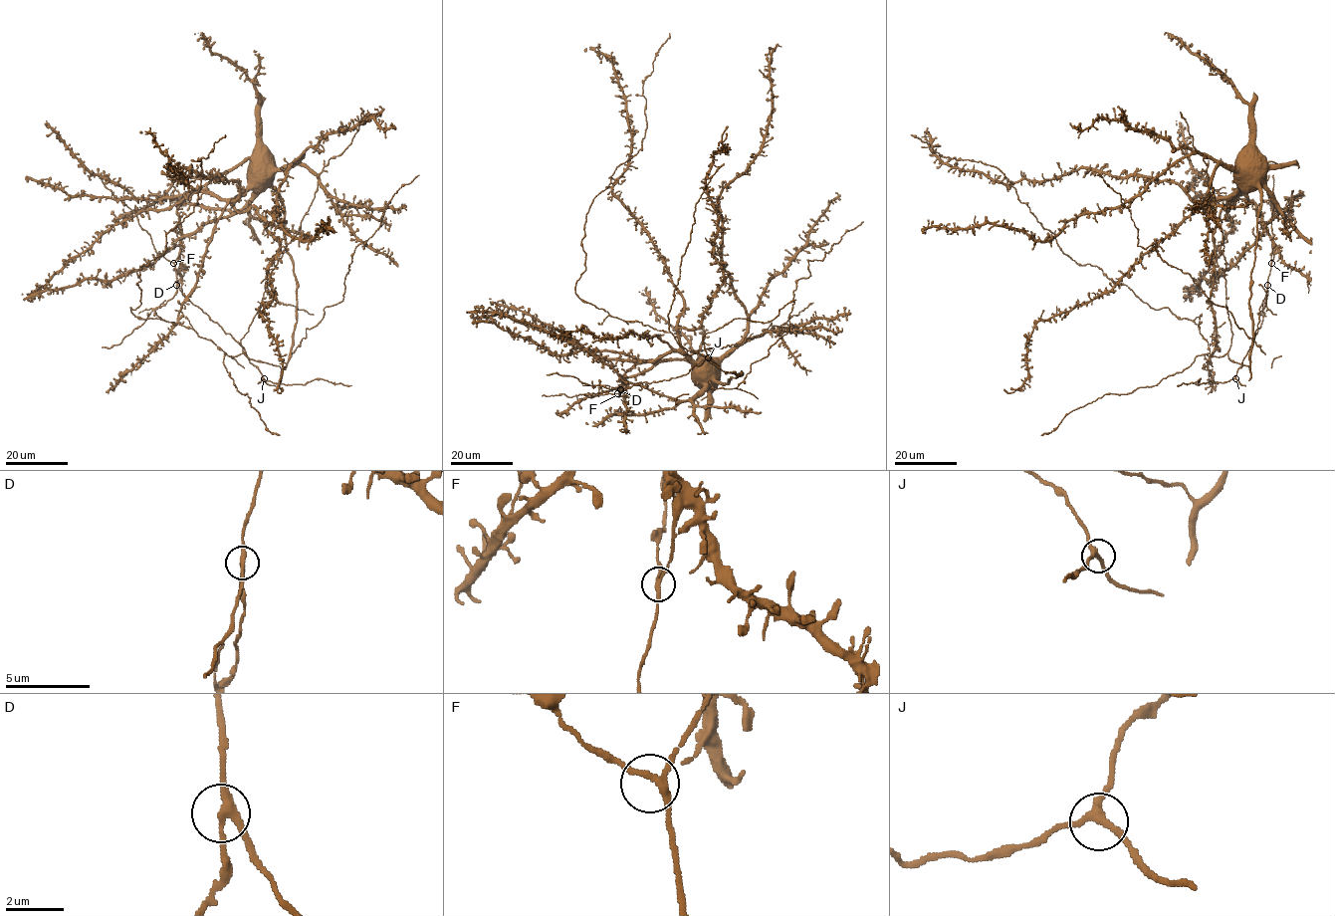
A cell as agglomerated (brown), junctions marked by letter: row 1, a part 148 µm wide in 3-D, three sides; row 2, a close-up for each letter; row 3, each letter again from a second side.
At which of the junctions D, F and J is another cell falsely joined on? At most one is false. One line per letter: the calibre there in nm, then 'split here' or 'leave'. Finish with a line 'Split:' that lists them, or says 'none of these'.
D: 240 nm | split here
F: 200 nm | leave
J: 240 nm | leave
Split: D

